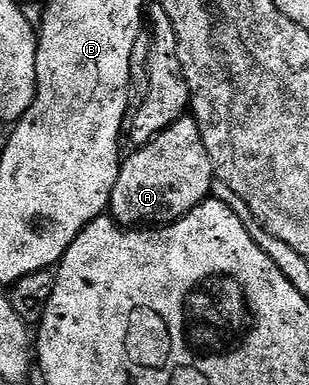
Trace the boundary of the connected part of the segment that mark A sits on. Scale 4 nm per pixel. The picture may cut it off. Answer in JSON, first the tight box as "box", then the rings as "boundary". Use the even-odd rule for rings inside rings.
{"box":[110,117,215,229],"boundary":[[[194,117],[178,119],[144,147],[135,147],[132,155],[119,165],[117,185],[113,185],[110,214],[116,223],[128,229],[136,225],[176,223],[212,194],[215,170]]]}

